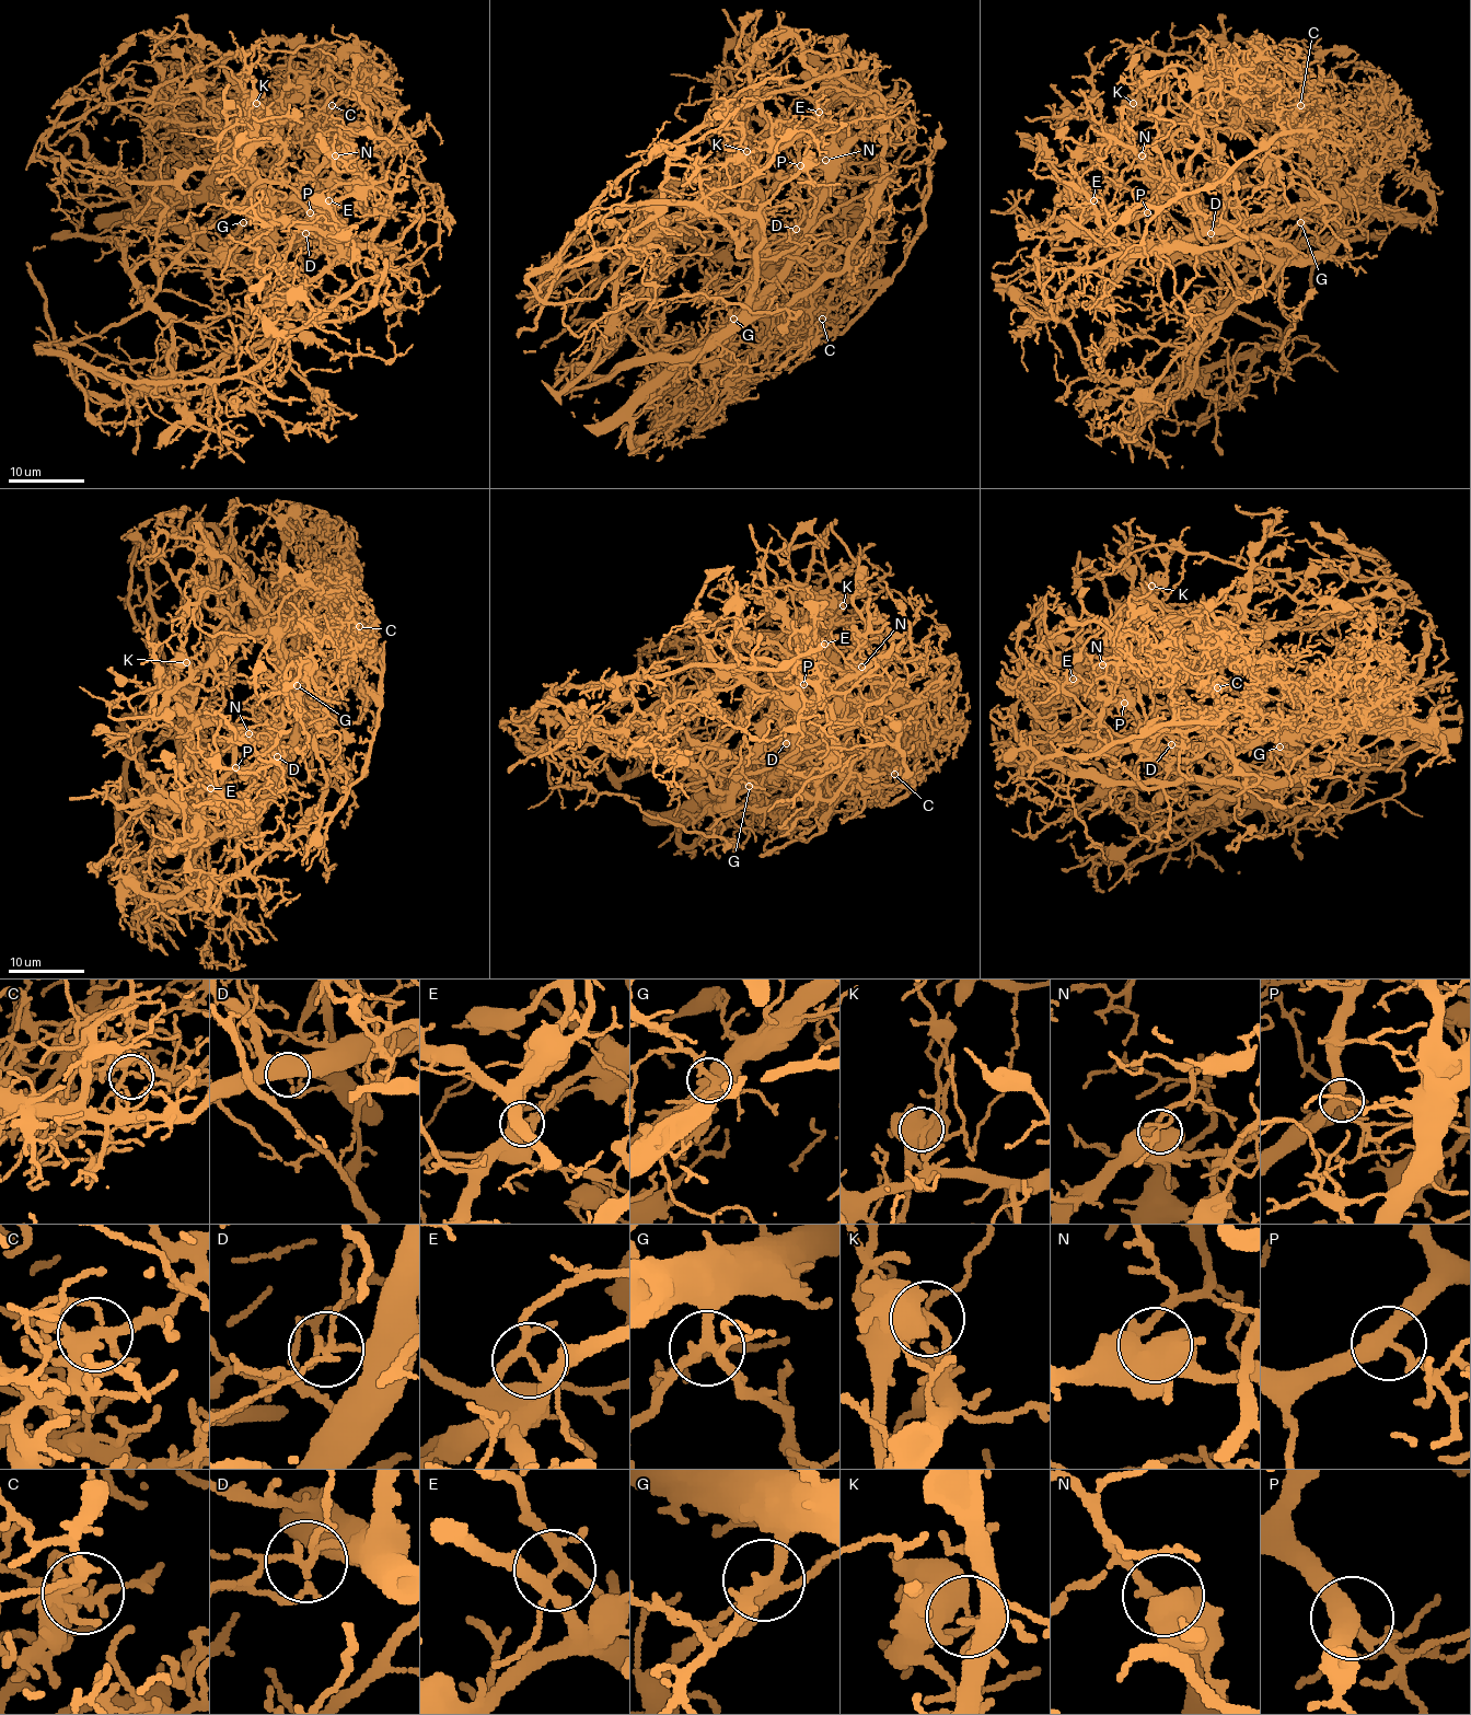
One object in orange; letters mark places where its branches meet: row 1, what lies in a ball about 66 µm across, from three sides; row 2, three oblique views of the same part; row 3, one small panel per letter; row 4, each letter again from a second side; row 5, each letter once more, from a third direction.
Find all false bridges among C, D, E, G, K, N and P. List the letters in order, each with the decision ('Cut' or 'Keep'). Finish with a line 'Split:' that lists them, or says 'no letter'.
C: Keep
D: Cut
E: Cut
G: Keep
K: Cut
N: Keep
P: Keep
Split: D, E, K

